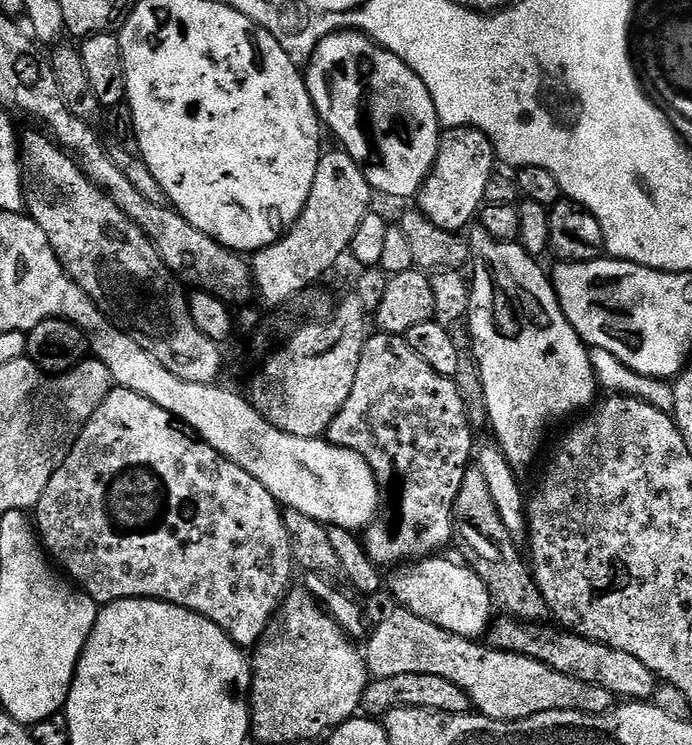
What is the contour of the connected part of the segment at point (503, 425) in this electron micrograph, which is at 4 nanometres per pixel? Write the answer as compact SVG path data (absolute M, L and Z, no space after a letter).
M473 227L471 232L470 252L474 264L476 260L476 281L473 279L470 284L472 297L466 323L472 335L472 352L482 370L490 432L496 435L495 443L504 451L513 468L523 470L535 458L544 440L544 431L555 420L571 412L581 413L593 405L598 387L596 365L588 345L581 340L574 326L570 326L549 273L540 269L541 261L518 242L496 240L483 227Z

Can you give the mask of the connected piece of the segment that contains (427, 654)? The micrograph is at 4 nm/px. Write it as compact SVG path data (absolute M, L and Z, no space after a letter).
M397 607L367 637L366 659L368 671L375 679L394 678L394 674L438 674L438 678L450 678L456 686L466 690L472 699L472 707L479 715L488 716L492 720L521 720L534 714L542 714L550 710L574 710L575 712L606 712L613 707L614 695L602 686L594 686L590 682L582 682L570 674L562 674L549 664L543 664L529 656L517 652L503 652L501 648L493 648L484 642L468 640L465 636L450 634L450 630L442 630L434 626L434 622L426 622L418 618L418 614L410 614L405 608Z

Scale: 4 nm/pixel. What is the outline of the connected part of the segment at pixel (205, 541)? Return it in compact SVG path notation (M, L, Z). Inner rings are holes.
M113 387L112 393L102 401L98 410L94 410L92 419L85 424L76 445L72 447L72 453L66 458L66 462L62 462L54 478L50 478L50 486L46 486L42 498L37 502L34 509L34 524L49 557L83 591L93 596L97 605L103 606L112 604L115 600L129 598L164 600L167 604L177 604L180 608L189 608L191 612L206 617L245 650L251 649L262 638L266 626L272 620L272 615L284 603L284 597L288 595L290 585L293 583L291 580L294 561L290 538L284 525L284 512L270 494L270 490L266 490L266 486L262 486L258 478L246 474L242 466L226 459L222 453L215 452L207 442L189 431L175 416L162 410L162 406L150 402L150 398L129 388Z

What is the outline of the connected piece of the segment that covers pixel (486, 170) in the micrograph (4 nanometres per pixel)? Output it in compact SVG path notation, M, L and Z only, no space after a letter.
M465 126L441 131L436 161L418 193L418 210L439 228L447 232L463 233L463 228L467 229L473 223L471 220L481 215L486 186L497 168L496 151L482 130Z

